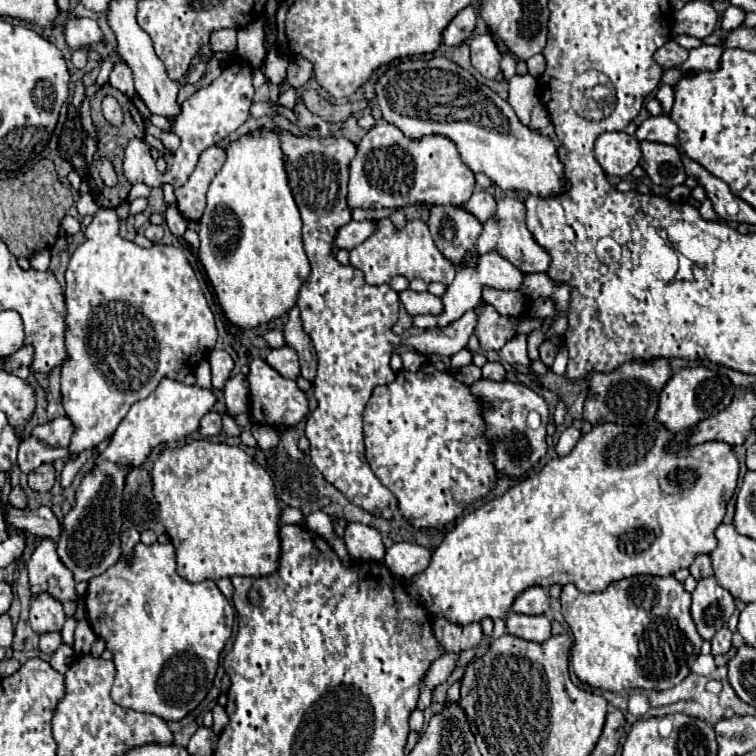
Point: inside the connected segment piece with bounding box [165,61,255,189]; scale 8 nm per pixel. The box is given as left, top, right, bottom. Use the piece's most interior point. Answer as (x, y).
(206, 119)

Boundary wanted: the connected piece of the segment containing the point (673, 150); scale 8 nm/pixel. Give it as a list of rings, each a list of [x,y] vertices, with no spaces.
[[[645,141],[641,143],[641,151],[643,151],[643,157],[639,165],[645,169],[645,173],[655,185],[663,185],[671,189],[685,183],[687,175],[677,147]]]

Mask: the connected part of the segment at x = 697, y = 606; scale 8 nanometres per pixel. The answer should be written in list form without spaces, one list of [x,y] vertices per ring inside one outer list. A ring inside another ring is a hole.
[[[715,577],[699,579],[691,605],[691,615],[699,635],[711,639],[721,627],[725,627],[735,611],[735,603],[735,597],[723,589]]]

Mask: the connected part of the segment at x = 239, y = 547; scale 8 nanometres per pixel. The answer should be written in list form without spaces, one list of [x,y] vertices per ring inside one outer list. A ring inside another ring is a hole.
[[[201,439],[177,449],[163,449],[153,465],[151,475],[153,497],[159,507],[159,521],[163,523],[175,547],[177,573],[185,581],[199,583],[205,579],[217,581],[221,577],[261,577],[273,573],[279,551],[279,505],[269,473],[253,457],[239,447]]]

